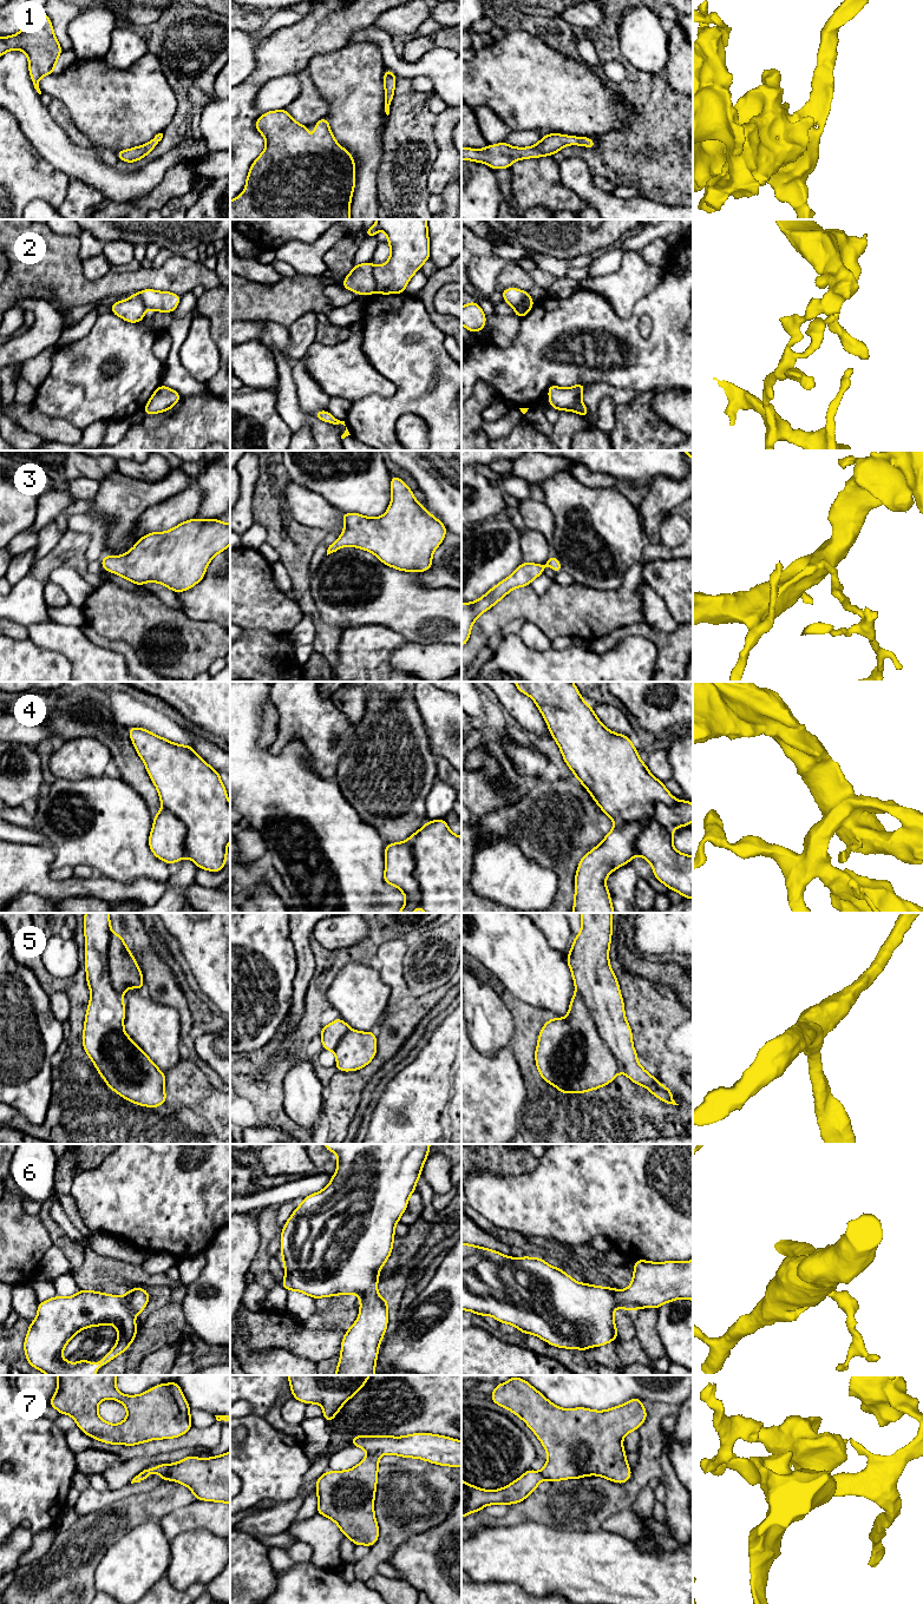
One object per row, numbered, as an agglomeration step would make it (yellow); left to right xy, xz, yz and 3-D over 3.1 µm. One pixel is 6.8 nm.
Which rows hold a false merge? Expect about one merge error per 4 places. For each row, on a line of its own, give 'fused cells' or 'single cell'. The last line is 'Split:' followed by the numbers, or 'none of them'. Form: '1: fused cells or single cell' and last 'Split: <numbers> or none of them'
1: single cell
2: fused cells
3: single cell
4: single cell
5: single cell
6: single cell
7: single cell
Split: 2

